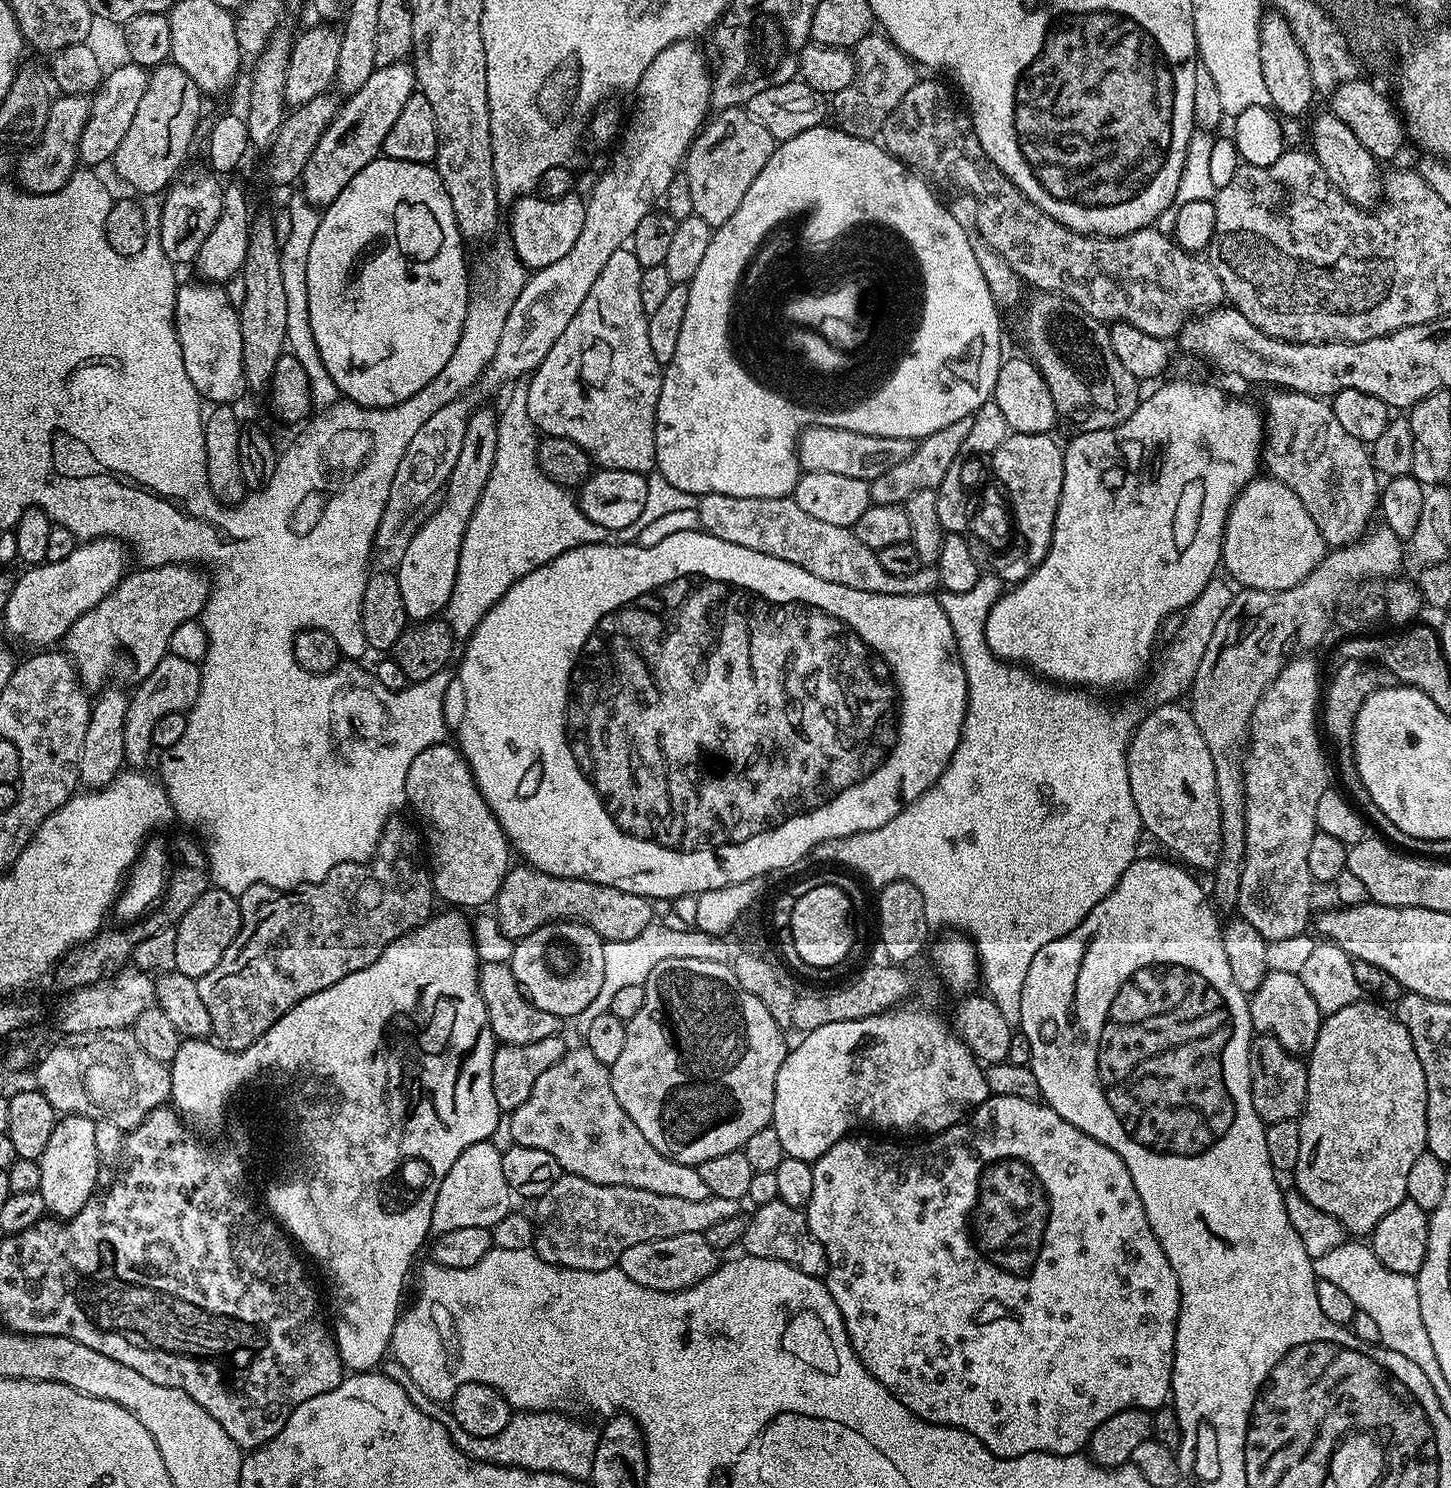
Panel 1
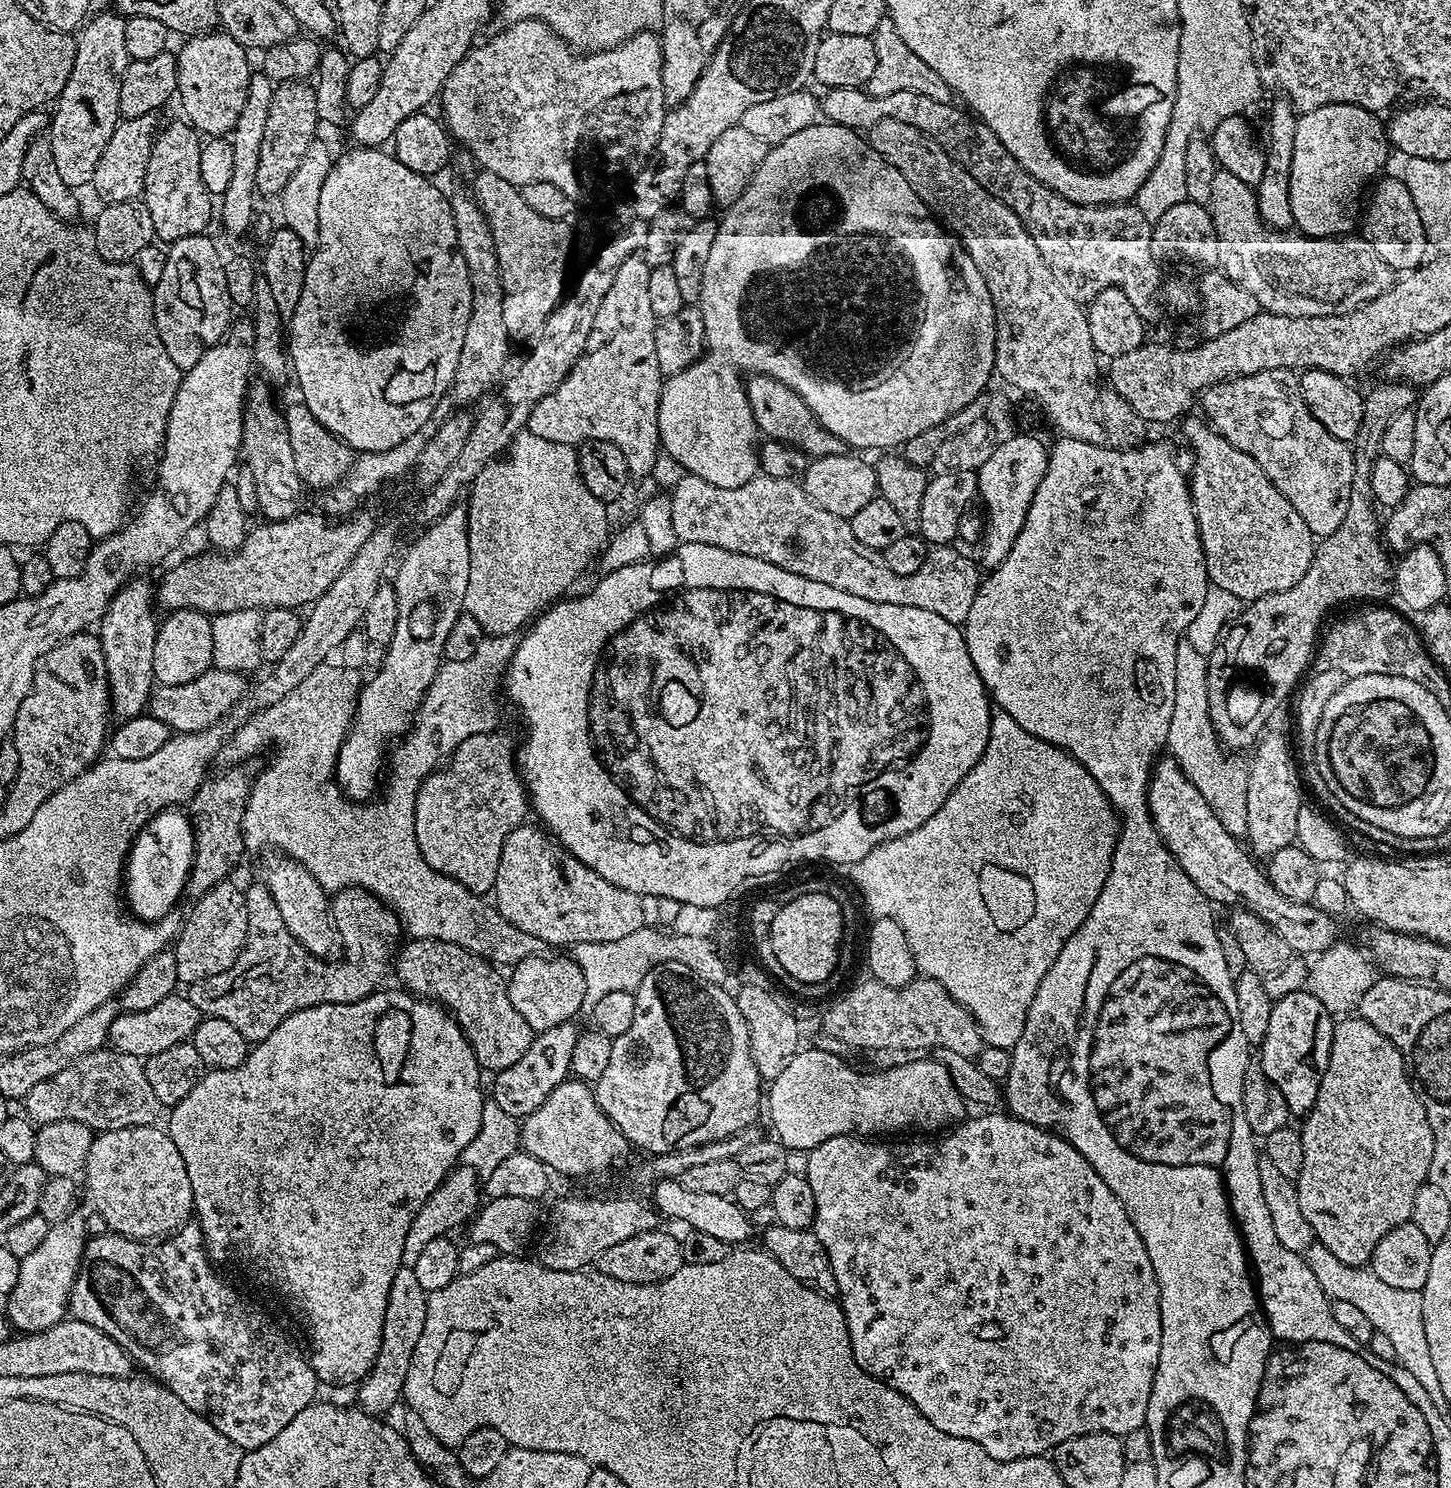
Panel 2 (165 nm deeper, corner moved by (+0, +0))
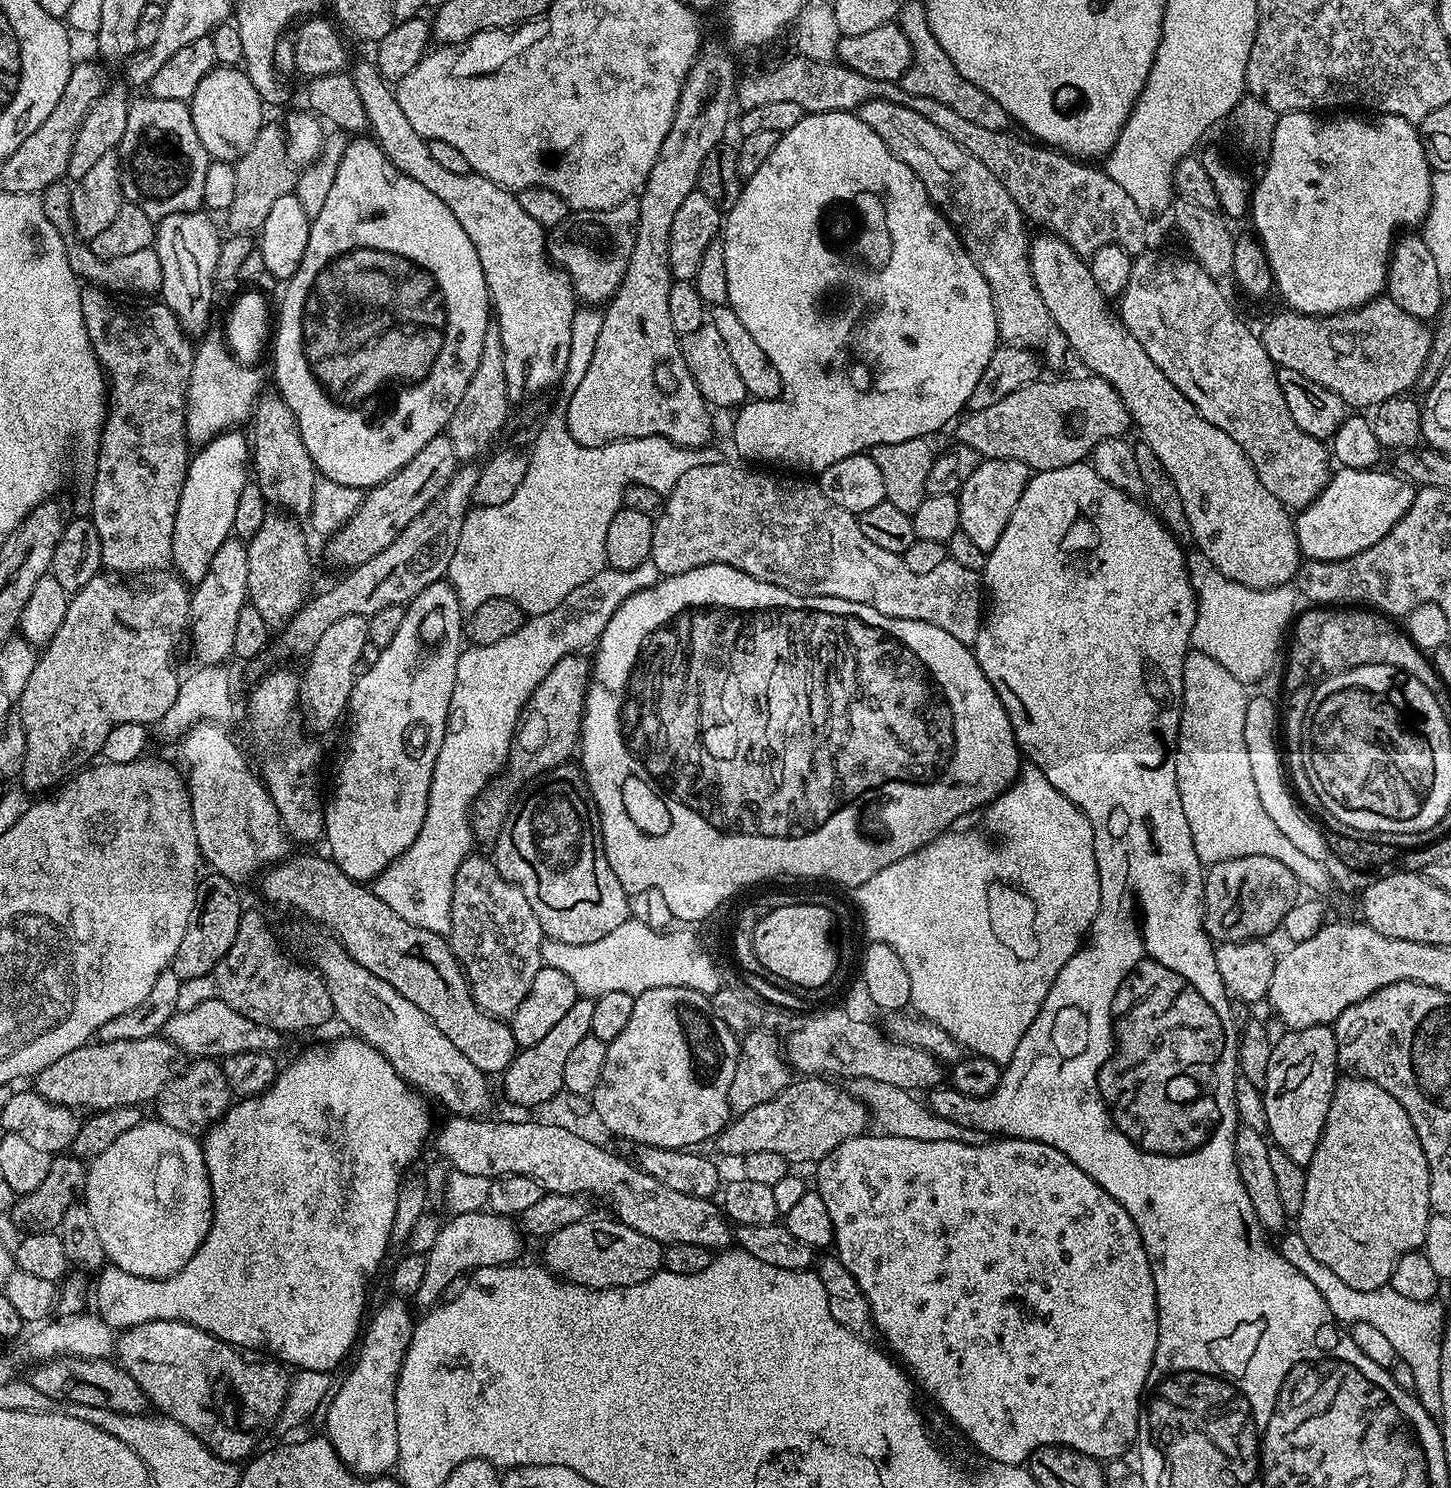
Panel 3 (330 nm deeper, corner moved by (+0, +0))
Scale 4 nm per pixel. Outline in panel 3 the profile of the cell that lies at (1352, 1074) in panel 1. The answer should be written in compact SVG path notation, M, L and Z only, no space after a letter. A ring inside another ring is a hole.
M1348 1074L1337 1079L1336 1089L1330 1102L1330 1114L1326 1114L1326 1126L1320 1135L1320 1145L1314 1150L1314 1158L1306 1165L1306 1194L1302 1198L1302 1210L1294 1220L1302 1242L1306 1242L1310 1254L1314 1254L1314 1258L1318 1258L1322 1266L1330 1266L1330 1270L1334 1270L1334 1274L1338 1274L1338 1278L1342 1278L1346 1286L1354 1286L1354 1290L1378 1290L1391 1281L1394 1266L1402 1254L1423 1249L1426 1226L1431 1215L1433 1211L1430 1202L1430 1170L1426 1162L1426 1154L1422 1150L1422 1142L1418 1142L1418 1134L1402 1102L1386 1094L1382 1086L1378 1086L1373 1080L1365 1080L1363 1076Z

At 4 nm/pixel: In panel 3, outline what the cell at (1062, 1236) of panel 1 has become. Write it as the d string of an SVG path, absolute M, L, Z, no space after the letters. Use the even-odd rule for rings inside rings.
M865 1134L850 1138L846 1142L842 1142L842 1146L830 1150L830 1154L823 1156L815 1165L816 1184L814 1180L814 1188L815 1191L820 1193L822 1202L826 1202L826 1210L830 1214L830 1222L834 1222L832 1239L834 1241L835 1255L840 1257L842 1266L846 1266L846 1270L850 1270L850 1274L854 1274L862 1294L866 1294L866 1298L870 1302L875 1331L877 1333L880 1331L884 1335L884 1340L888 1343L886 1345L887 1351L907 1369L911 1379L917 1385L920 1383L924 1387L925 1394L956 1423L957 1430L982 1455L989 1456L987 1458L989 1461L997 1464L1023 1465L1027 1461L1028 1455L1035 1448L1041 1448L1047 1444L1060 1444L1064 1448L1073 1448L1074 1451L1093 1456L1095 1460L1101 1462L1123 1457L1126 1453L1124 1451L1127 1448L1129 1451L1136 1442L1144 1383L1150 1374L1150 1366L1154 1362L1154 1350L1158 1346L1158 1314L1156 1313L1156 1291L1154 1290L1152 1267L1148 1261L1142 1238L1138 1234L1130 1214L1126 1214L1126 1210L1119 1202L1109 1192L1102 1190L1102 1186L1098 1186L1098 1182L1094 1182L1094 1178L1090 1178L1085 1172L1078 1170L1078 1166L1074 1166L1074 1162L1070 1162L1070 1158L1066 1158L1066 1154L1054 1150L1054 1146L1046 1146L1043 1142L1013 1140L1011 1138L988 1138L981 1144L968 1145L966 1142L958 1141L922 1142L913 1138L892 1137L883 1134L875 1135Z

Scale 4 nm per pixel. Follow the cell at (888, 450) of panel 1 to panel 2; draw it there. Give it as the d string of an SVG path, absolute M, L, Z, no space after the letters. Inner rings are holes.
M753 375L744 385L746 398L750 402L750 414L754 418L757 429L764 432L765 437L781 444L797 448L809 458L818 456L845 455L846 446L830 430L821 426L819 418L806 406L806 402L790 386L775 380L773 376Z

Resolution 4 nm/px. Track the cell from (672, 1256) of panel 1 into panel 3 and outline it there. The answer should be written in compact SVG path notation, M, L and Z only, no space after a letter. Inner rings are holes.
M585 1218L547 1237L544 1244L543 1267L561 1280L581 1284L587 1288L621 1288L646 1282L664 1263L664 1248L654 1238L638 1234L619 1219L592 1220Z

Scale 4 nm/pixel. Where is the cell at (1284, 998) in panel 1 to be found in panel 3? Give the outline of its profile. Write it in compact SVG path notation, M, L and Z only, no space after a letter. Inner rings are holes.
M1329 1025L1288 1030L1282 1042L1272 1046L1270 1066L1266 1066L1266 1082L1262 1089L1267 1135L1275 1147L1286 1150L1286 1154L1300 1165L1308 1165L1314 1158L1314 1150L1320 1145L1337 1079L1336 1034Z

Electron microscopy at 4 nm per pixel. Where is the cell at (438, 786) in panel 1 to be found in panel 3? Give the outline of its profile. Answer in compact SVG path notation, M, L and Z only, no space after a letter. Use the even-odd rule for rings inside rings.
M573 654L562 658L558 666L554 666L554 670L550 670L550 674L538 682L534 694L528 700L526 711L520 715L506 767L472 803L470 823L477 841L495 841L516 793L525 784L559 764L569 763L577 755L584 703L590 683L590 660L584 656L587 655Z

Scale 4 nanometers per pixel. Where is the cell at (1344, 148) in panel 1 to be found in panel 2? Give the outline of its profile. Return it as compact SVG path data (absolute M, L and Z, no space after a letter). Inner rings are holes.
M1399 175L1386 176L1375 181L1376 189L1374 184L1368 205L1367 200L1363 205L1362 236L1374 250L1374 254L1378 254L1378 258L1382 258L1382 262L1392 268L1393 273L1407 274L1425 263L1430 241L1422 226L1422 218L1418 218L1418 210L1414 210L1414 198L1410 198L1410 190L1406 190L1403 179Z

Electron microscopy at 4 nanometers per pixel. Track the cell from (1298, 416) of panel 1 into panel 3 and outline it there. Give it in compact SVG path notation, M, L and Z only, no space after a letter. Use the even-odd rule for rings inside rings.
M1145 250L1133 259L1130 282L1126 282L1126 290L1118 297L1120 321L1134 338L1138 338L1138 342L1142 342L1142 350L1154 358L1162 374L1174 382L1176 389L1199 410L1200 416L1218 426L1218 430L1226 430L1226 434L1242 446L1262 486L1266 486L1266 490L1270 490L1270 494L1274 494L1285 508L1305 508L1328 484L1329 449L1325 441L1298 430L1294 418L1290 418L1290 410L1286 410L1286 398L1282 398L1278 386L1277 365L1273 364L1270 354L1266 354L1259 335L1240 321L1239 314L1232 309L1231 302L1217 284L1217 279L1206 274L1191 257L1163 256L1160 252Z

